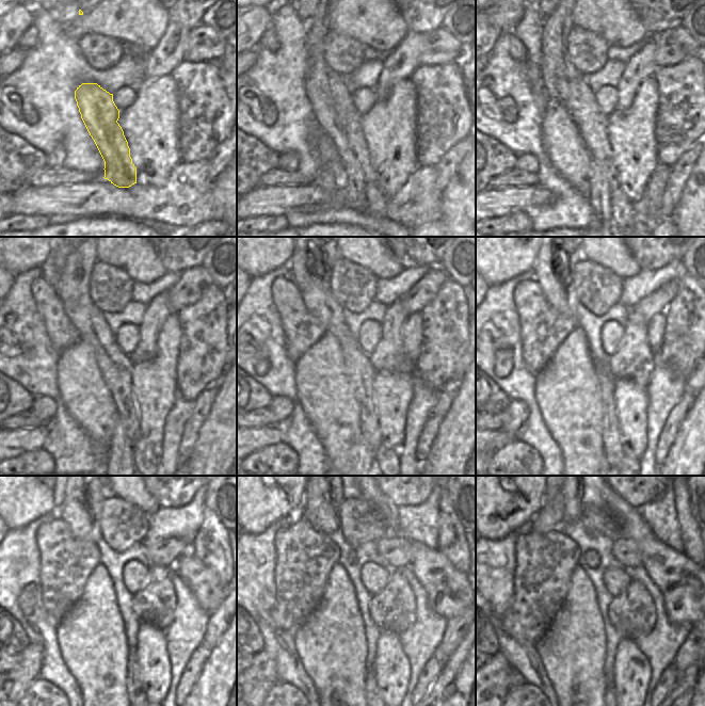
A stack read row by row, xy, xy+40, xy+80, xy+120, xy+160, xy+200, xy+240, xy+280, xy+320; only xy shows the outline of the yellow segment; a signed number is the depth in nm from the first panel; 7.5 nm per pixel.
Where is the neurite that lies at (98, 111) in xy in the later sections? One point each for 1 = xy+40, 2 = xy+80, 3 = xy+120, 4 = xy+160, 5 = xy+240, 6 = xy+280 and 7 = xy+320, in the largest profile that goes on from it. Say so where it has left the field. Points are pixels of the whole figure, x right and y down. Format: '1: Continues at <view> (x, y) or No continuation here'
1: Continues at xy+40 (334, 110)
2: Continues at xy+80 (563, 84)
3: Continues at xy+120 (75, 261)
4: Continues at xy+160 (310, 266)
5: Continues at xy+240 (80, 509)
6: Continues at xy+280 (323, 497)
7: Continues at xy+320 (573, 508).

